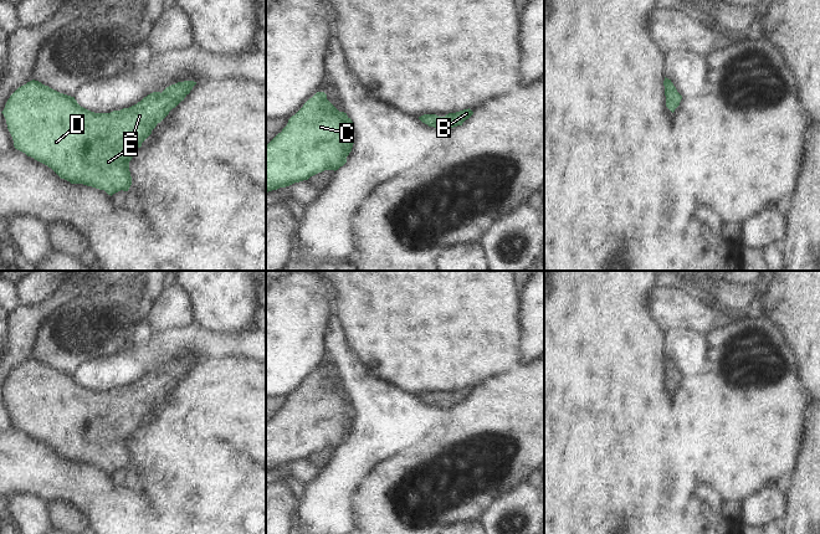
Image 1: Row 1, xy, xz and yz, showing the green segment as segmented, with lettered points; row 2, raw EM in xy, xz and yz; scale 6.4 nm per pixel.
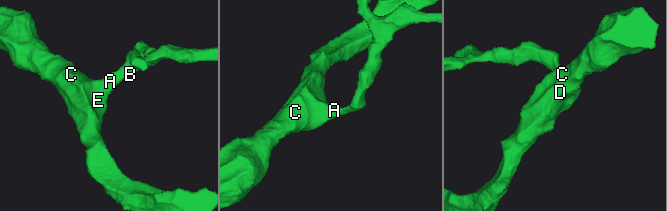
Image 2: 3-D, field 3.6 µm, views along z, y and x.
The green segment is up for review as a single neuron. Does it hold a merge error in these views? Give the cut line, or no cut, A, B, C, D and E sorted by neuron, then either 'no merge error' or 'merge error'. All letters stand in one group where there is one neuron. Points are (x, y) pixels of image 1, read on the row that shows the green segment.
cut none; groups A B C D E; no merge error

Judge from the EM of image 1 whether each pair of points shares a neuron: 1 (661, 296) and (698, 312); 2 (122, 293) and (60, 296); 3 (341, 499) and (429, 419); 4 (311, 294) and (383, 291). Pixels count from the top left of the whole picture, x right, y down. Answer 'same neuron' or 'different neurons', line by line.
1: same neuron
2: different neurons
3: same neuron
4: different neurons

